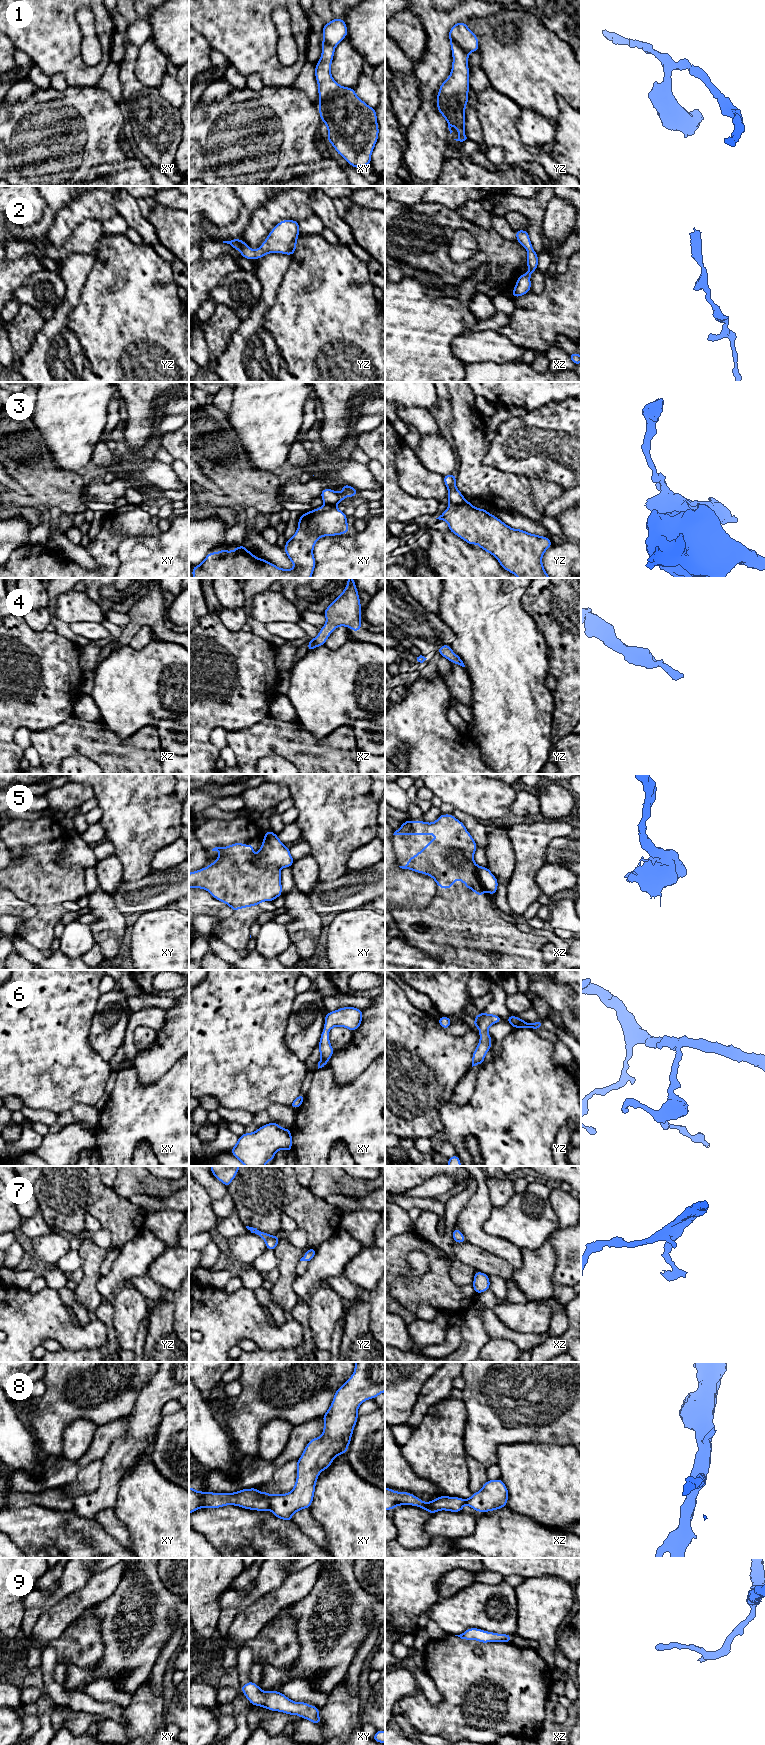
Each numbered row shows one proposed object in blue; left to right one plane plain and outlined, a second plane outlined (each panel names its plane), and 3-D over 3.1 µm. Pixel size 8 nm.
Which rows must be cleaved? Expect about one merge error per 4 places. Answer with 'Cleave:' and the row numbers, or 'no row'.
Cleave: 1, 3, 5, 8

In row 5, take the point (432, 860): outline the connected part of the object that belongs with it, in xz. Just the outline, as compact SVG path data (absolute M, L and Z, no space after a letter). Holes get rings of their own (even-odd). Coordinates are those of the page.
M441 814L432 823L407 820L393 835L432 834L438 837L428 842L414 857L409 857L407 865L399 867L431 876L442 889L450 889L457 878L459 883L462 881L478 897L485 893L474 869L473 856L478 846L465 825L453 815ZM453 849L465 852L468 863L463 866L452 865L448 857Z

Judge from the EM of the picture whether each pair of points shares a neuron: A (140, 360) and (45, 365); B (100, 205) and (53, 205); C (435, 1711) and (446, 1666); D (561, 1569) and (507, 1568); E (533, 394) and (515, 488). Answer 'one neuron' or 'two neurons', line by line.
A: two neurons
B: two neurons
C: one neuron
D: one neuron
E: two neurons

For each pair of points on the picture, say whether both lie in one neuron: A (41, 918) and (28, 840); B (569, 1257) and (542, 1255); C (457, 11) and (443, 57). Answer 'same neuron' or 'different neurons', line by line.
A: same neuron
B: different neurons
C: same neuron

